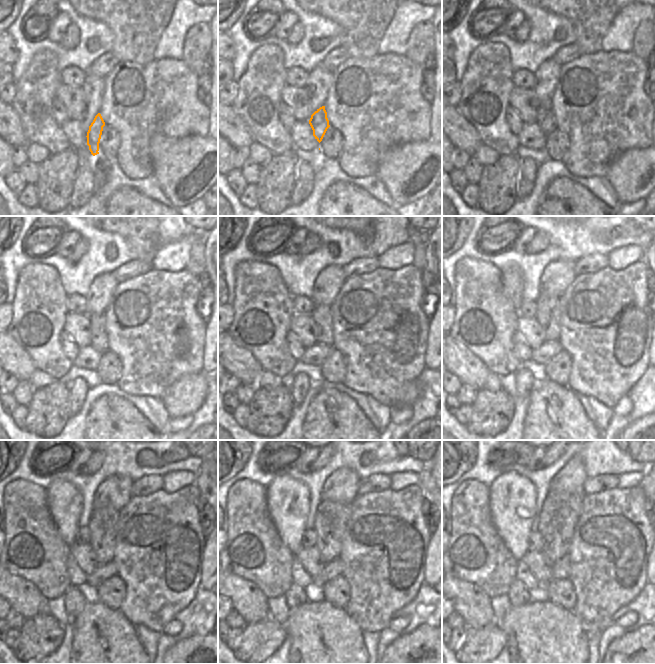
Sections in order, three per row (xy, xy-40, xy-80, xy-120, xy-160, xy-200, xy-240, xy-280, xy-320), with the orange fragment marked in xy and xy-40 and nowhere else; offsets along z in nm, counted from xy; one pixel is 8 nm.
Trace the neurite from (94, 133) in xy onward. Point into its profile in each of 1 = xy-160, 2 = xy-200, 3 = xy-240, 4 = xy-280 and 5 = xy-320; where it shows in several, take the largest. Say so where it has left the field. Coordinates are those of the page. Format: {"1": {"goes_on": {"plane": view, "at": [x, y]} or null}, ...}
{"1": {"goes_on": {"plane": "xy-160", "at": [321, 314]}}, "2": {"goes_on": {"plane": "xy-200", "at": [547, 315]}}, "3": {"goes_on": {"plane": "xy-240", "at": [103, 523]}}, "4": {"goes_on": {"plane": "xy-280", "at": [331, 518]}}, "5": {"goes_on": {"plane": "xy-320", "at": [561, 510]}}}

